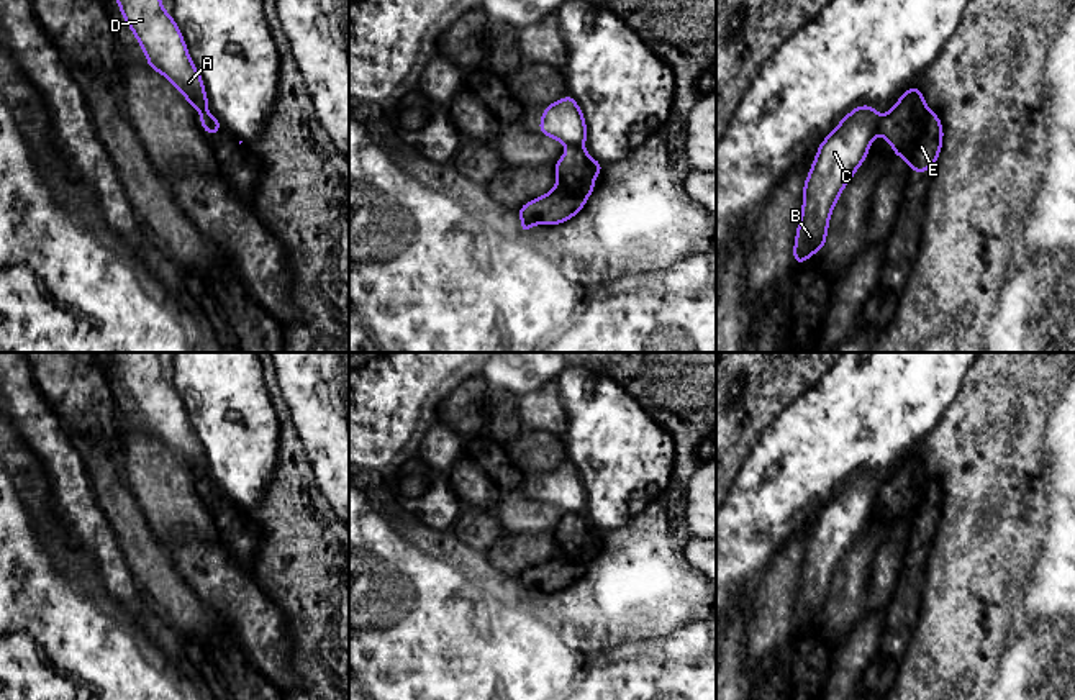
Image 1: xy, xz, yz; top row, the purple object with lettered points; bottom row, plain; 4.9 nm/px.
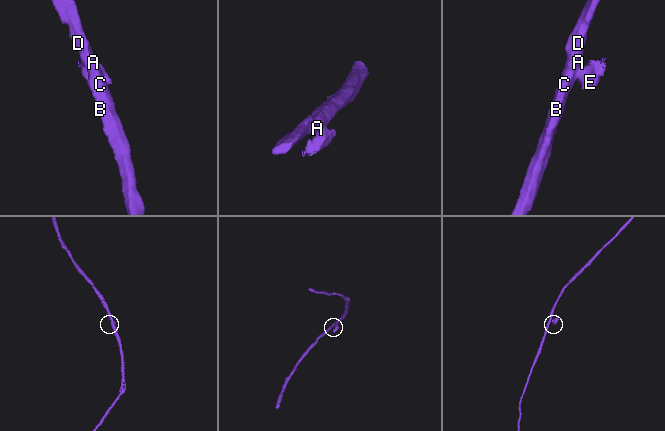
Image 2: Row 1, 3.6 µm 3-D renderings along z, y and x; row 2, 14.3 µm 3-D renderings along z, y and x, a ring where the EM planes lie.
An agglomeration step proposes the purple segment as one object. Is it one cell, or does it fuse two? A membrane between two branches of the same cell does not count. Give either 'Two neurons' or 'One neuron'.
Two neurons

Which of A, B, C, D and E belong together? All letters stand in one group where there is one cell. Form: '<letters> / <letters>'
A B C D / E

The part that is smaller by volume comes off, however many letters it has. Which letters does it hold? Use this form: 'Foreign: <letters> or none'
Foreign: E

